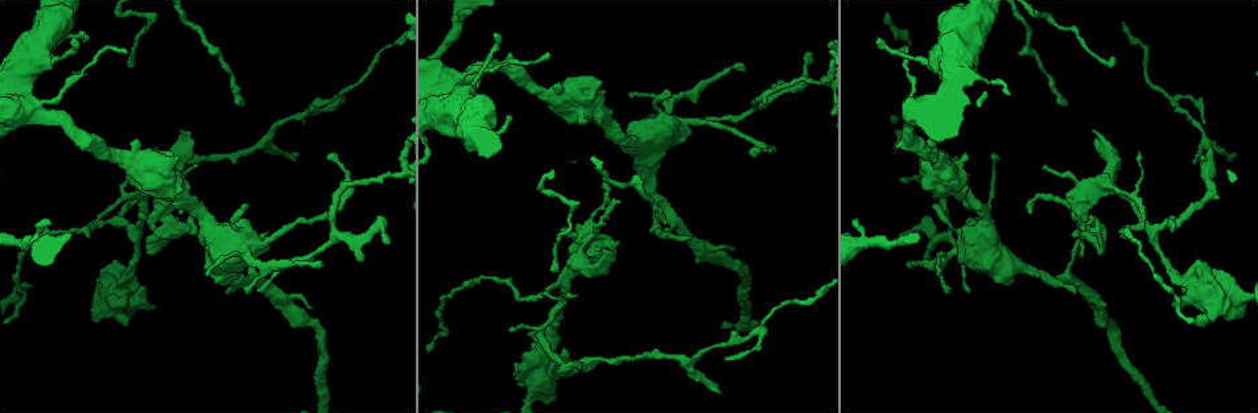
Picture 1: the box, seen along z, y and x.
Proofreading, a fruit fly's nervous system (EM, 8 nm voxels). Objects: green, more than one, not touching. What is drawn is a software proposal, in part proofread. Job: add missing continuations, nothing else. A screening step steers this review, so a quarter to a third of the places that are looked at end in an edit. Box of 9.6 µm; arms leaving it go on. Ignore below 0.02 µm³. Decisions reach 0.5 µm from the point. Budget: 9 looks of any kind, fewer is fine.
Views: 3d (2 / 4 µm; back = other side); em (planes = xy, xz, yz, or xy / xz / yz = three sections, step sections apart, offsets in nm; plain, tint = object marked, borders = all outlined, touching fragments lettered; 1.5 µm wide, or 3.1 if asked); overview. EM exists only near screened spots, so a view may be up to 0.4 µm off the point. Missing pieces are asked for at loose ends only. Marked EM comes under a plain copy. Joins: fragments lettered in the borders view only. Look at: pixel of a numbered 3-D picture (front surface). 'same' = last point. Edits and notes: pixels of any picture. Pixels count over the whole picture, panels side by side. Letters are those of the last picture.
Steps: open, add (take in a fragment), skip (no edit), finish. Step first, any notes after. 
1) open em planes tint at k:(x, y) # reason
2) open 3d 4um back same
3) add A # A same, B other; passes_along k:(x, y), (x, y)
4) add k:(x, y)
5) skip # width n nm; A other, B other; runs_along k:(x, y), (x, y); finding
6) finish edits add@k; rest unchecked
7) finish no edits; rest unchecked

open 3d 4um at 1:(218, 283)

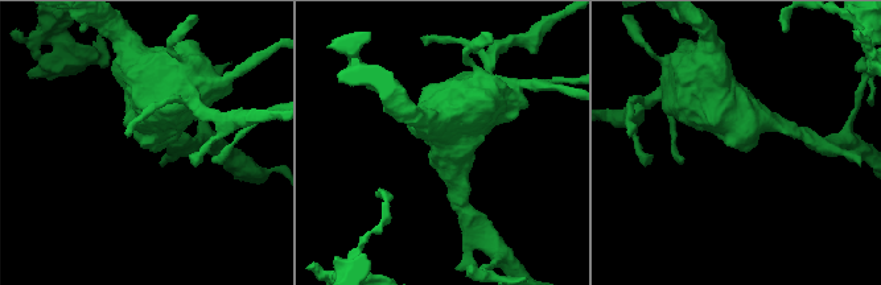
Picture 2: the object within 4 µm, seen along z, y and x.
open em planes tint at 2:(745, 151)

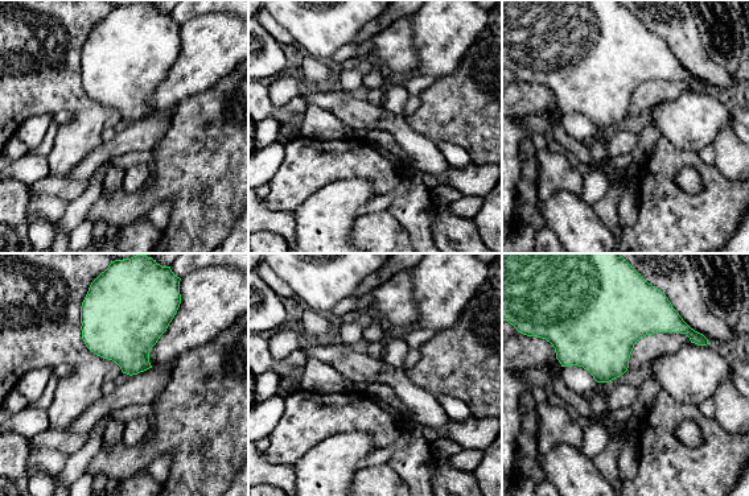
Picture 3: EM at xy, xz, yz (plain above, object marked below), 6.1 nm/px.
open em planes borders same

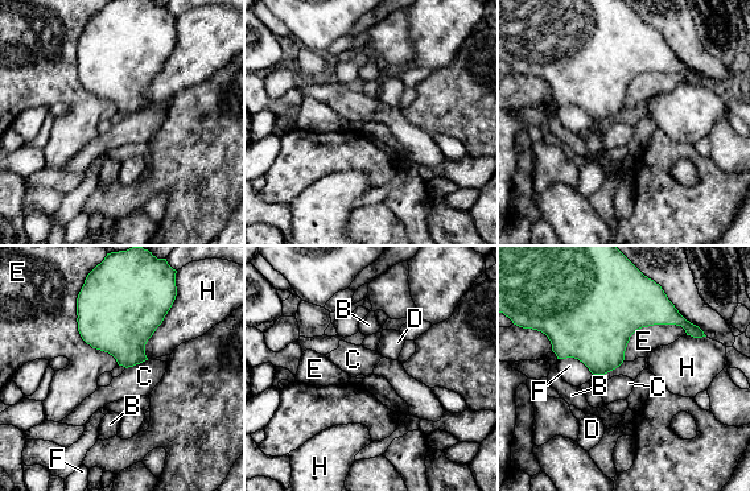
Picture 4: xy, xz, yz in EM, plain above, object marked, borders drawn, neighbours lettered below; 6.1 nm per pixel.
skip # B other, C other, D other, E other, F other, H other; border 4:(79, 291), (79, 335), (118, 363); no lettered fragment goes on from it

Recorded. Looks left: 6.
open 3d 2um at 1:(149, 250) # free end

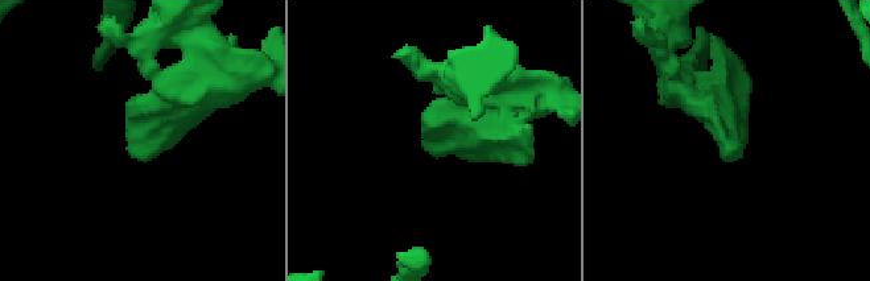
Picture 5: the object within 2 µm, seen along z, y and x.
open em xy step 4 borders at 5:(138, 151) # now the EM

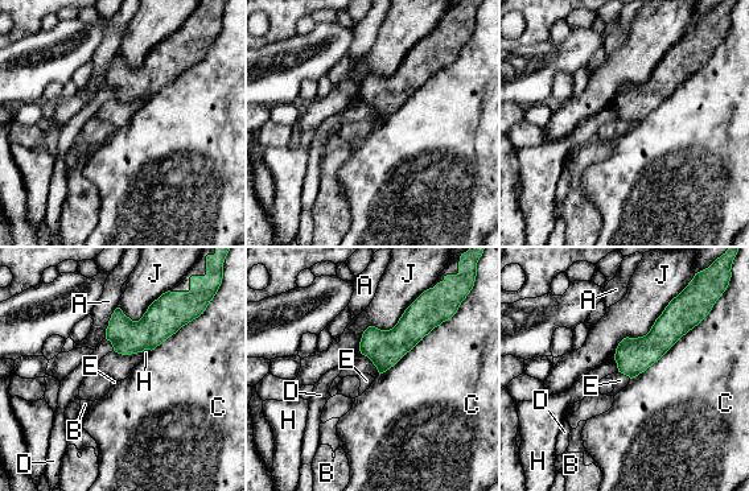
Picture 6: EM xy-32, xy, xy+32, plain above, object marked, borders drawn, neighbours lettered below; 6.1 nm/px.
open em planes borders same

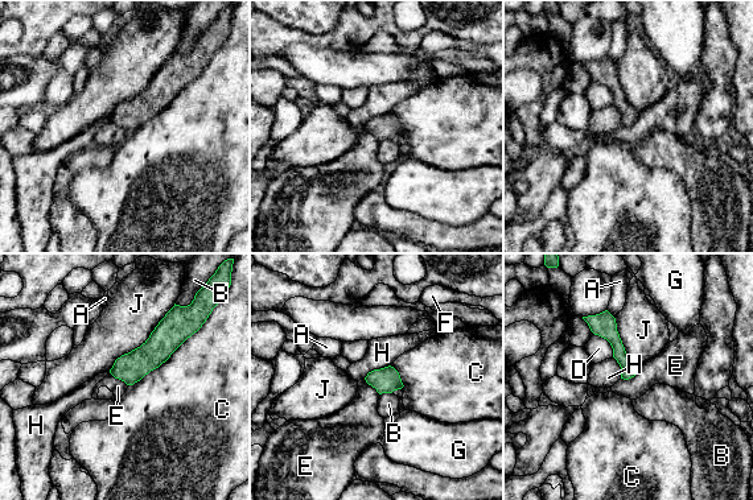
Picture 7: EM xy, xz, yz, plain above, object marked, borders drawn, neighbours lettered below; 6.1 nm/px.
skip # A other, B other, C other, D other, E other, F other, G other, H other, J other; runs_along 7:(173, 312), (173, 327), (118, 375); no lettered fragment goes on from it

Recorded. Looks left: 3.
open 3d 4um at 1:(1095, 130) # thick end

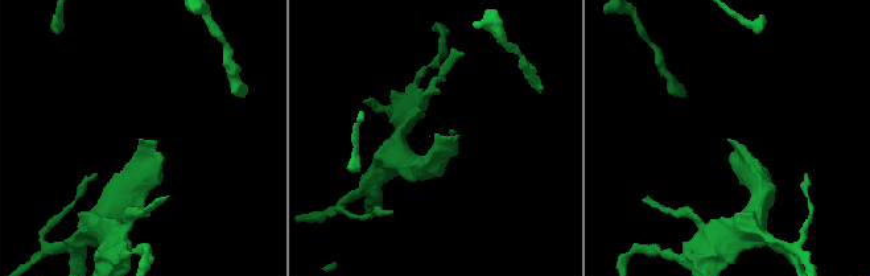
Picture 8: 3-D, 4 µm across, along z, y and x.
open em planes tint at 8:(153, 140)

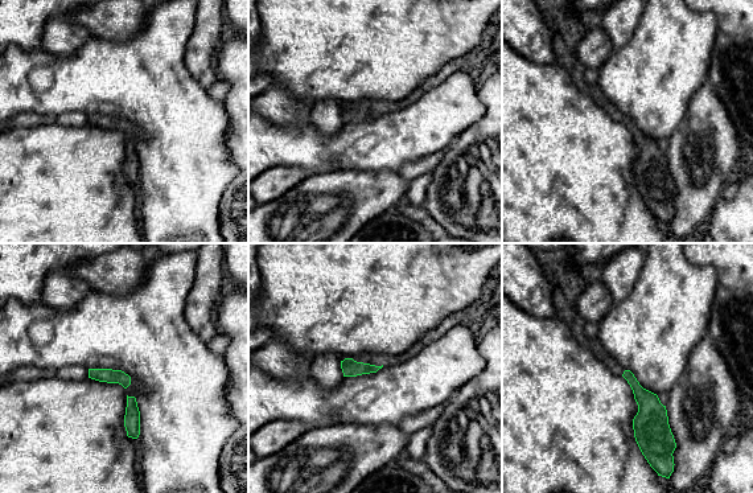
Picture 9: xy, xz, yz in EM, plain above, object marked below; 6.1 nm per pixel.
open em planes borders same

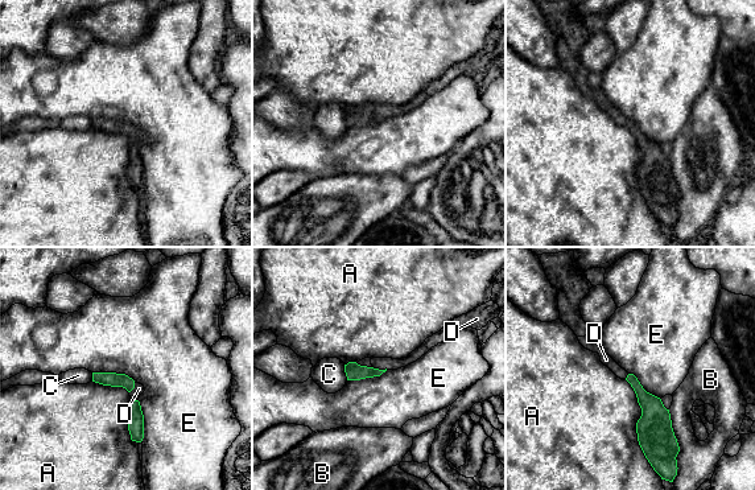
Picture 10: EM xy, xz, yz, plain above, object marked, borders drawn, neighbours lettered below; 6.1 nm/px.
add 10:(382, 363) # longest_contact A 550 nm; A other, B other, C other, D same, E other; it goes on there

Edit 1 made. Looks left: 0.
finish edits add@10; rest unchecked

